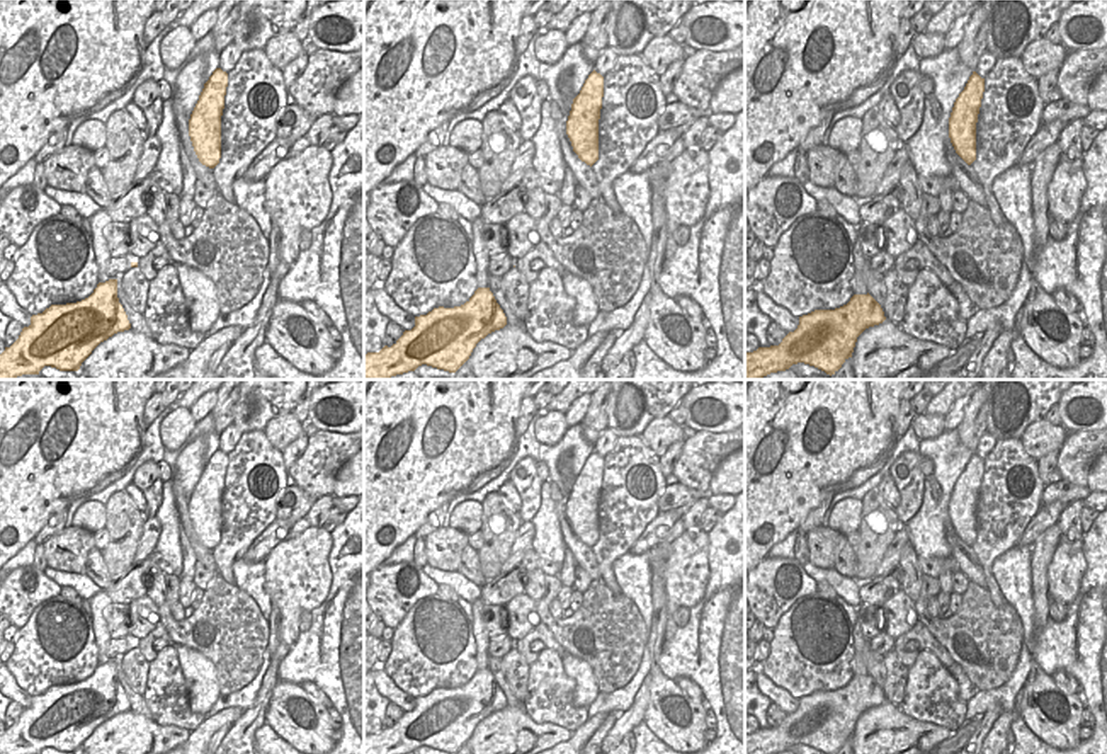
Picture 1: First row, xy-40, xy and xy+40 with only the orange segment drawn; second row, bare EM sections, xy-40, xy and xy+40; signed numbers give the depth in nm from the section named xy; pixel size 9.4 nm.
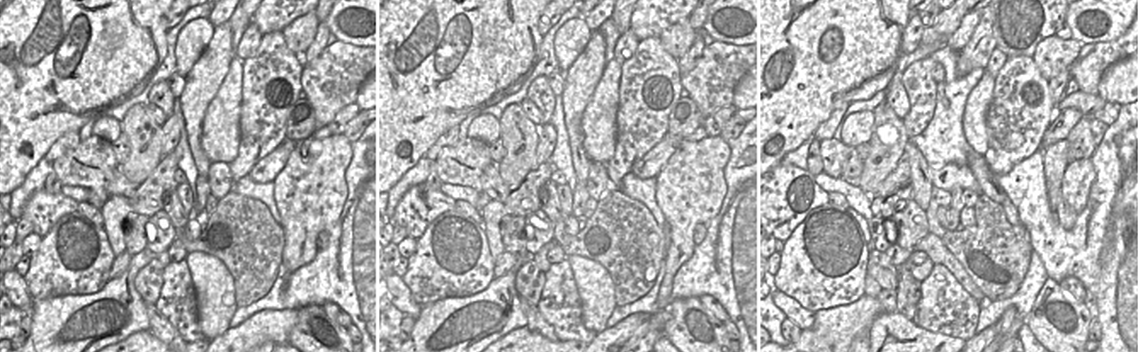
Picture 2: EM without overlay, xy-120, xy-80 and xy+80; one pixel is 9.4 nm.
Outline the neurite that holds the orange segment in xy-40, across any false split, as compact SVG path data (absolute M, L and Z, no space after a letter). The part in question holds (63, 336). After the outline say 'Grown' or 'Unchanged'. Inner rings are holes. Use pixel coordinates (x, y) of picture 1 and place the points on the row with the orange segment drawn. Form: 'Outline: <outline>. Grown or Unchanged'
Outline: M117 279L99 283L94 293L77 303L51 305L31 317L19 339L0 354L0 380L15 380L22 374L39 374L44 366L60 371L78 371L92 351L117 332L129 330L131 323L117 298Z. Unchanged

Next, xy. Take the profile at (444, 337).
Outline: M478 288L464 305L454 308L439 306L427 315L415 317L415 327L405 330L391 347L384 346L379 352L367 352L364 356L364 380L389 380L415 371L422 364L456 373L469 359L481 339L505 325L507 317L490 288Z. Unchanged

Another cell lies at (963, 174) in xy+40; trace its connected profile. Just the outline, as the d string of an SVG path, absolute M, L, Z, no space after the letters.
M951 138L945 141L945 158L951 165L951 175L957 182L957 187L969 197L969 201L986 206L979 179L976 177L973 167L956 153Z

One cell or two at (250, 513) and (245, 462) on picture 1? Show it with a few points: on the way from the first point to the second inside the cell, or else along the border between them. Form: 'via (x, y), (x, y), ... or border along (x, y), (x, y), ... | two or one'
via (249, 501), (247, 474) | one

